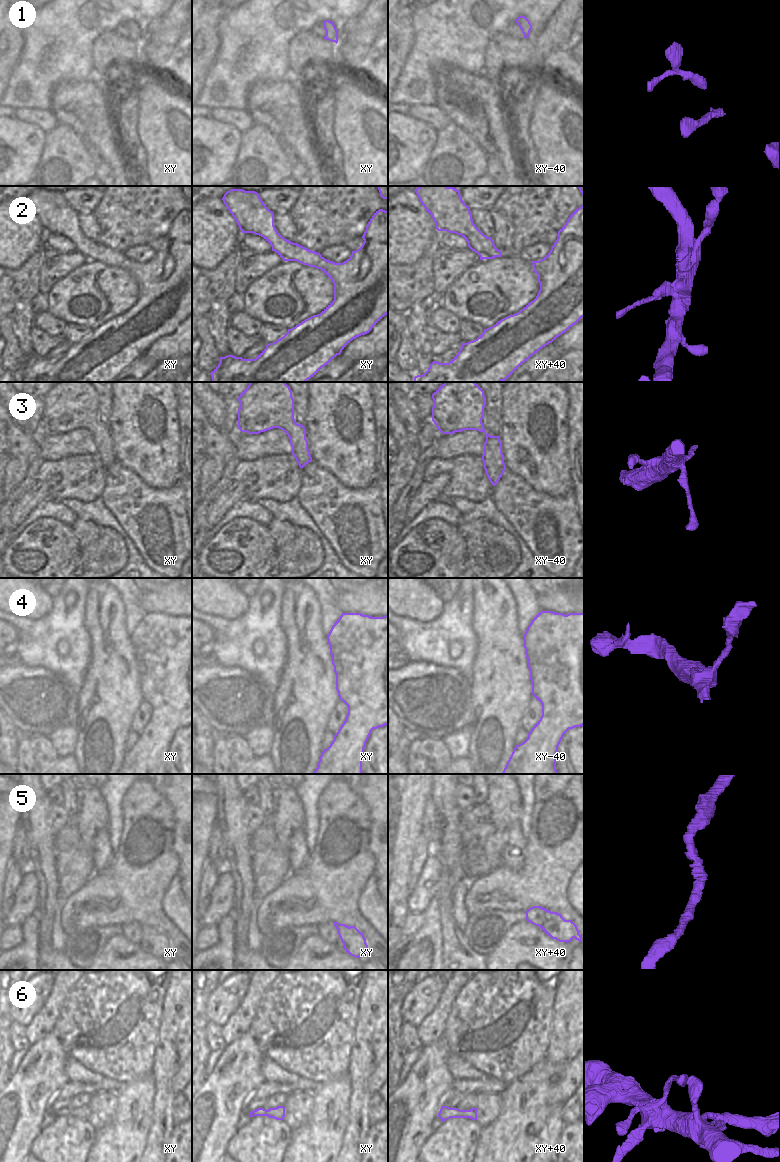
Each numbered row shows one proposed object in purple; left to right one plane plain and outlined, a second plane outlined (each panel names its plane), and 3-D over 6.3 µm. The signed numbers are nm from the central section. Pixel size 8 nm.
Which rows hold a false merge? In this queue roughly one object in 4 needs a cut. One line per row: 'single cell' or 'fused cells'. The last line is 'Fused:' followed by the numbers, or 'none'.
1: single cell
2: fused cells
3: single cell
4: single cell
5: single cell
6: single cell
Fused: 2

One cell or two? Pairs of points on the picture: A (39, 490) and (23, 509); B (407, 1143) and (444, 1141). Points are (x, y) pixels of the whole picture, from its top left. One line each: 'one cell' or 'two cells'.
A: one cell
B: two cells

